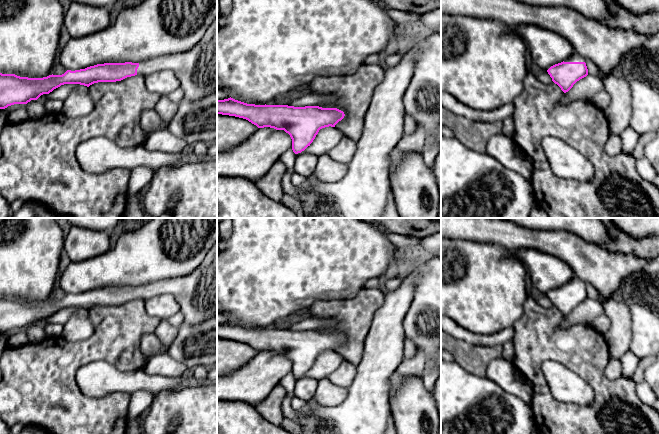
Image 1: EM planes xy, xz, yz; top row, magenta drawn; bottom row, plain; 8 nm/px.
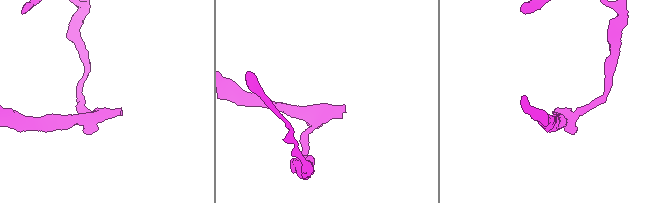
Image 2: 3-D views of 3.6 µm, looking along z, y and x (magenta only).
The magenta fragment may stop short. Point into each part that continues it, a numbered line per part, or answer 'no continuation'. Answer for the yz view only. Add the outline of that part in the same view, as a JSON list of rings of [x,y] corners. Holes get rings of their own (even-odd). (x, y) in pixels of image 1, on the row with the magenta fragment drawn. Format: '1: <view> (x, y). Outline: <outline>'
1: yz (575, 57). Outline: [[[574,52],[569,58],[565,59],[564,62],[585,62],[585,58]]]

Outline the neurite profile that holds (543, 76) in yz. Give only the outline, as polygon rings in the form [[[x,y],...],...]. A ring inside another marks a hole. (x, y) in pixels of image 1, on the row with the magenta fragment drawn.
[[[540,70],[537,78],[543,83],[543,84],[549,84],[552,82],[552,78],[548,74],[547,70]]]

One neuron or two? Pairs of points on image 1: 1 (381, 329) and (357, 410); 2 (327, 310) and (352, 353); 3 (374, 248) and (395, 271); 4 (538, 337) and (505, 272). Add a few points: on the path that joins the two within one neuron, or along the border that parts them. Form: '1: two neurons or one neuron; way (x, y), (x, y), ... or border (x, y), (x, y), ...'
1: one neuron; way (381, 349), (381, 357), (372, 375), (369, 390)
2: one neuron; way (339, 317), (352, 330), (352, 341)
3: two neurons; border (400, 266), (392, 263), (381, 278)
4: two neurons; border (527, 293), (524, 299), (523, 313), (512, 326)

